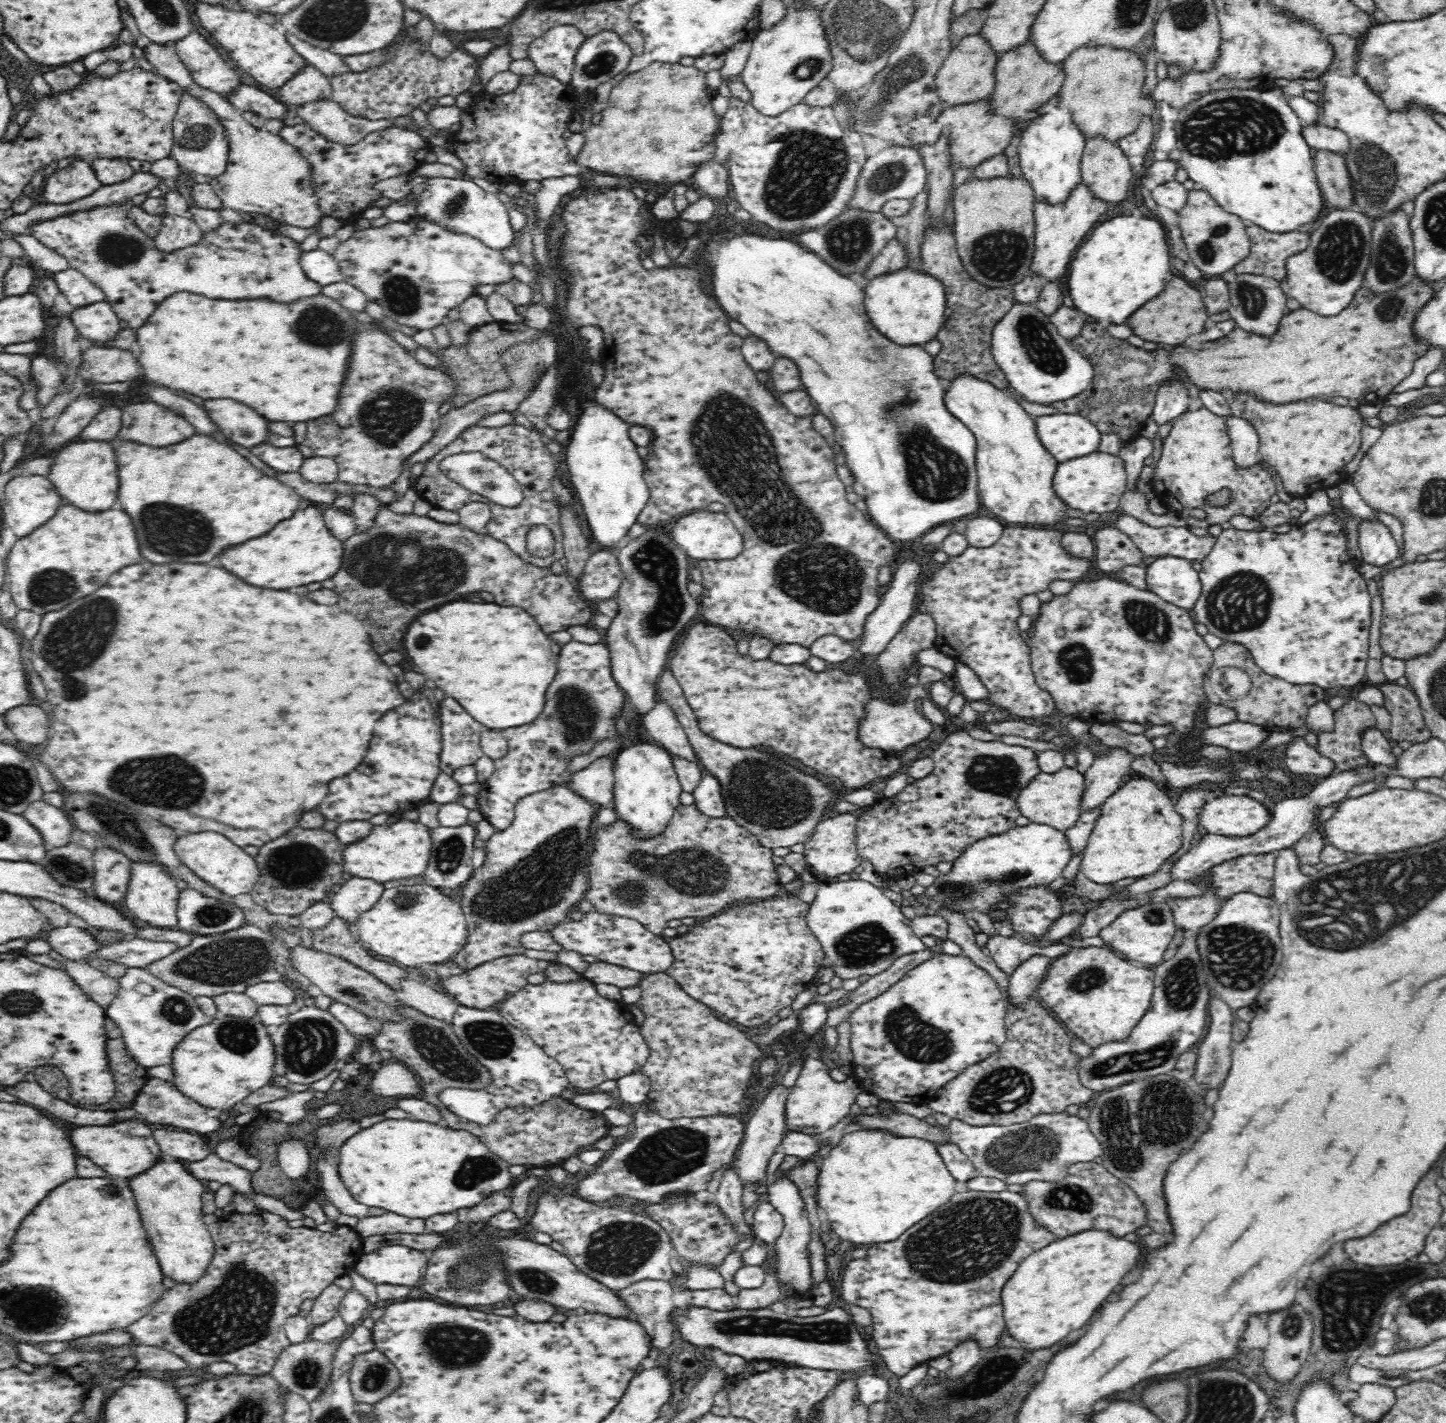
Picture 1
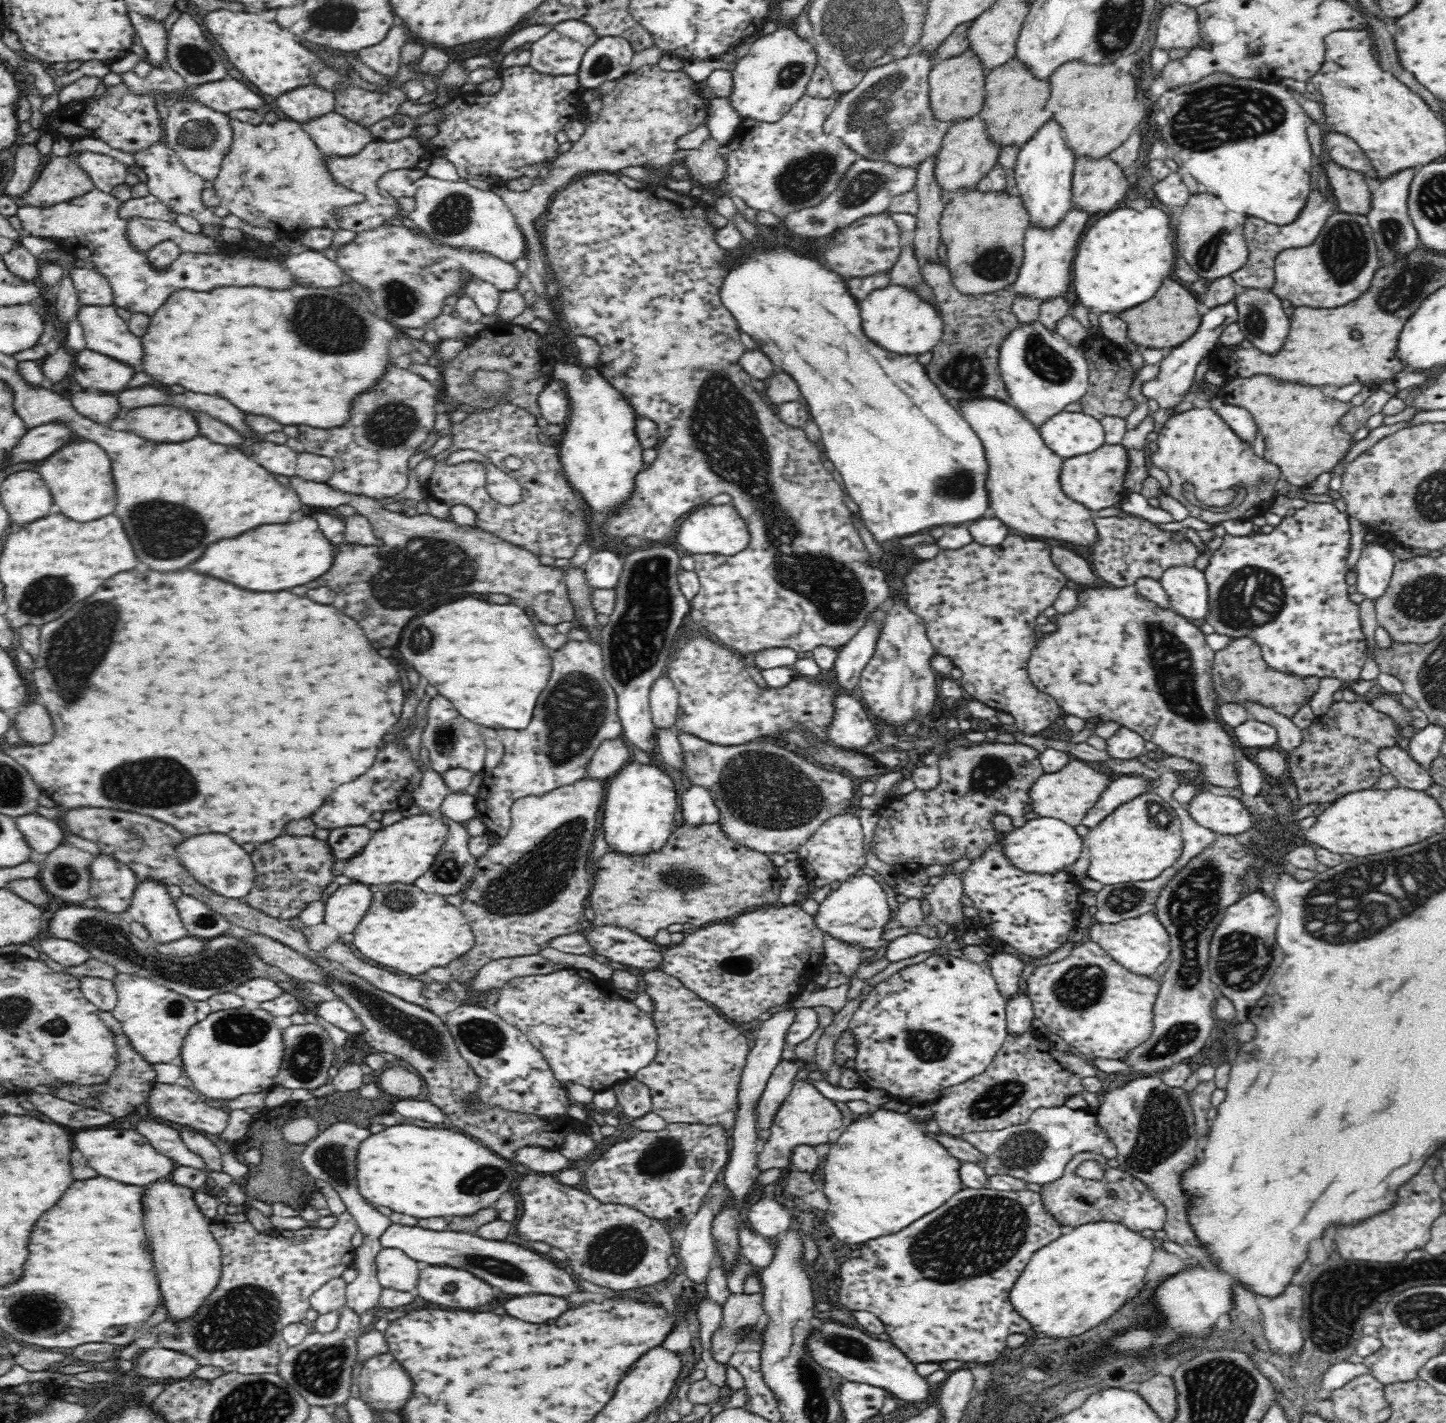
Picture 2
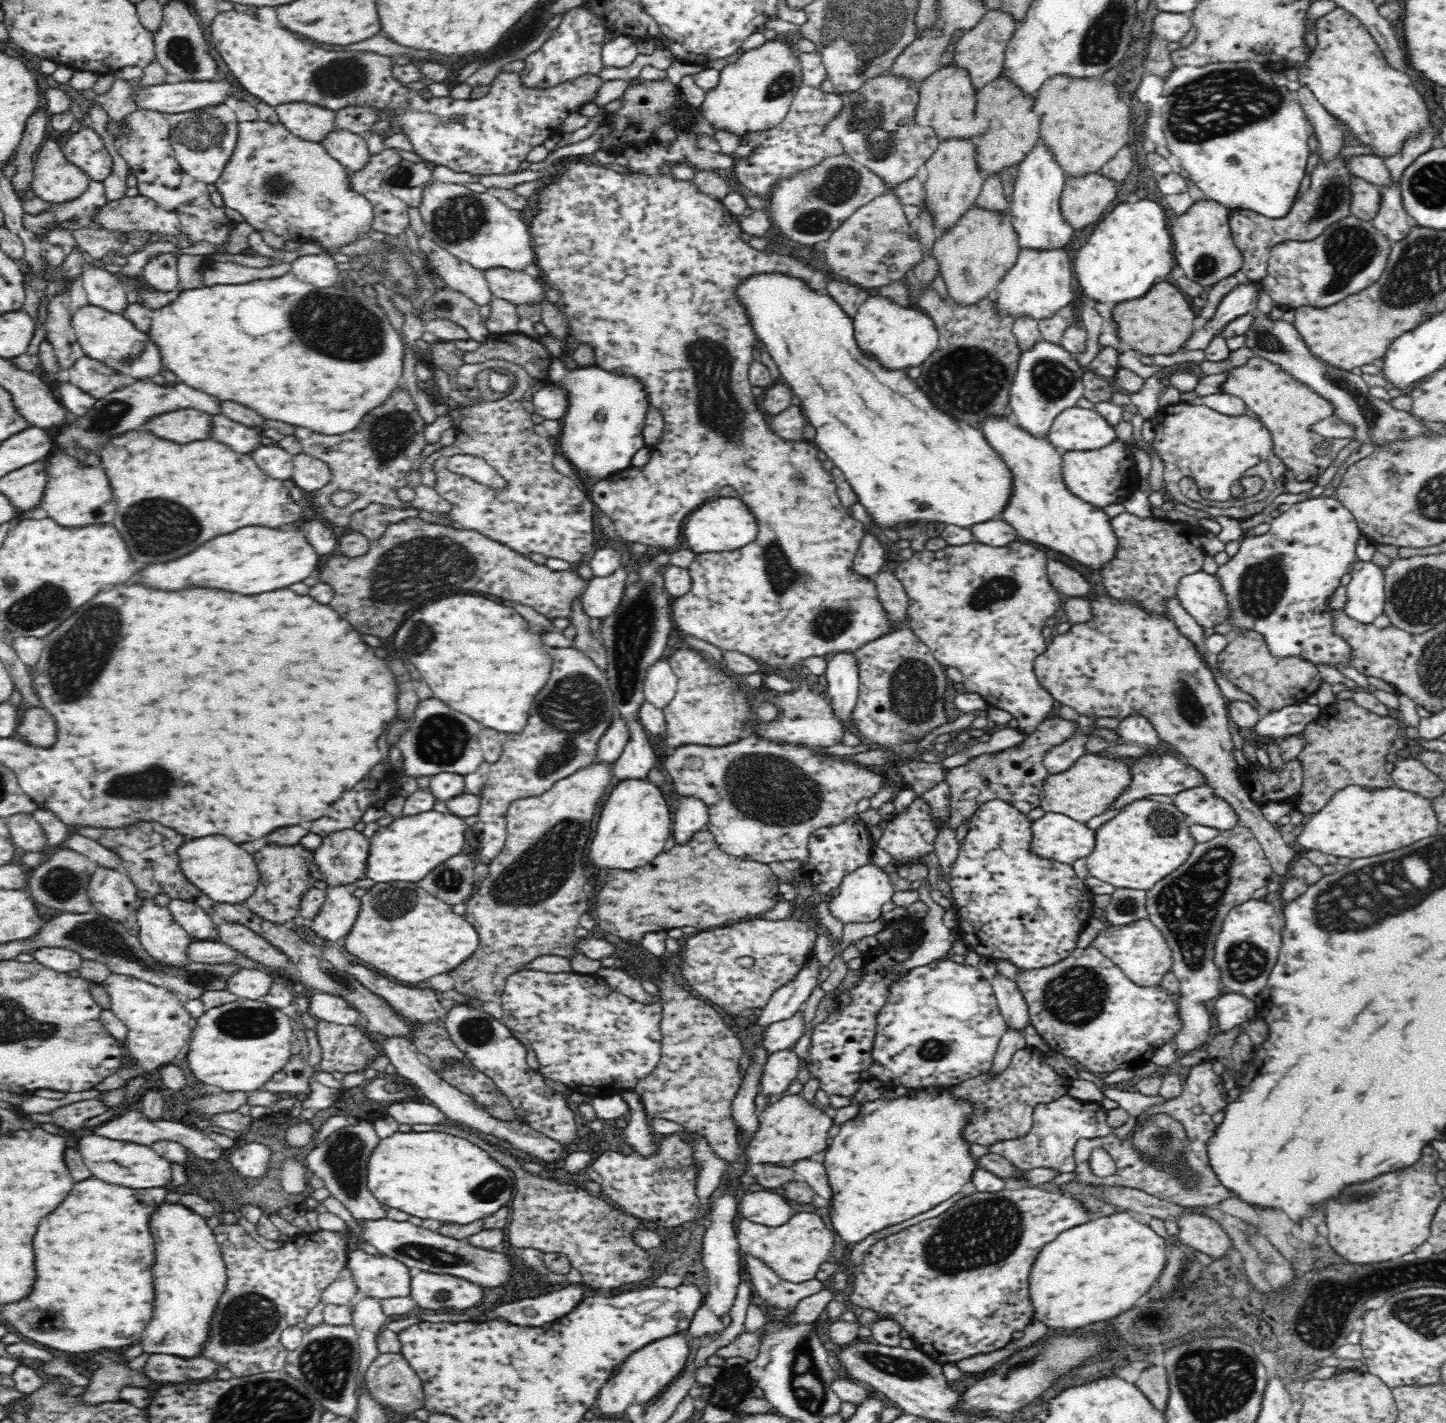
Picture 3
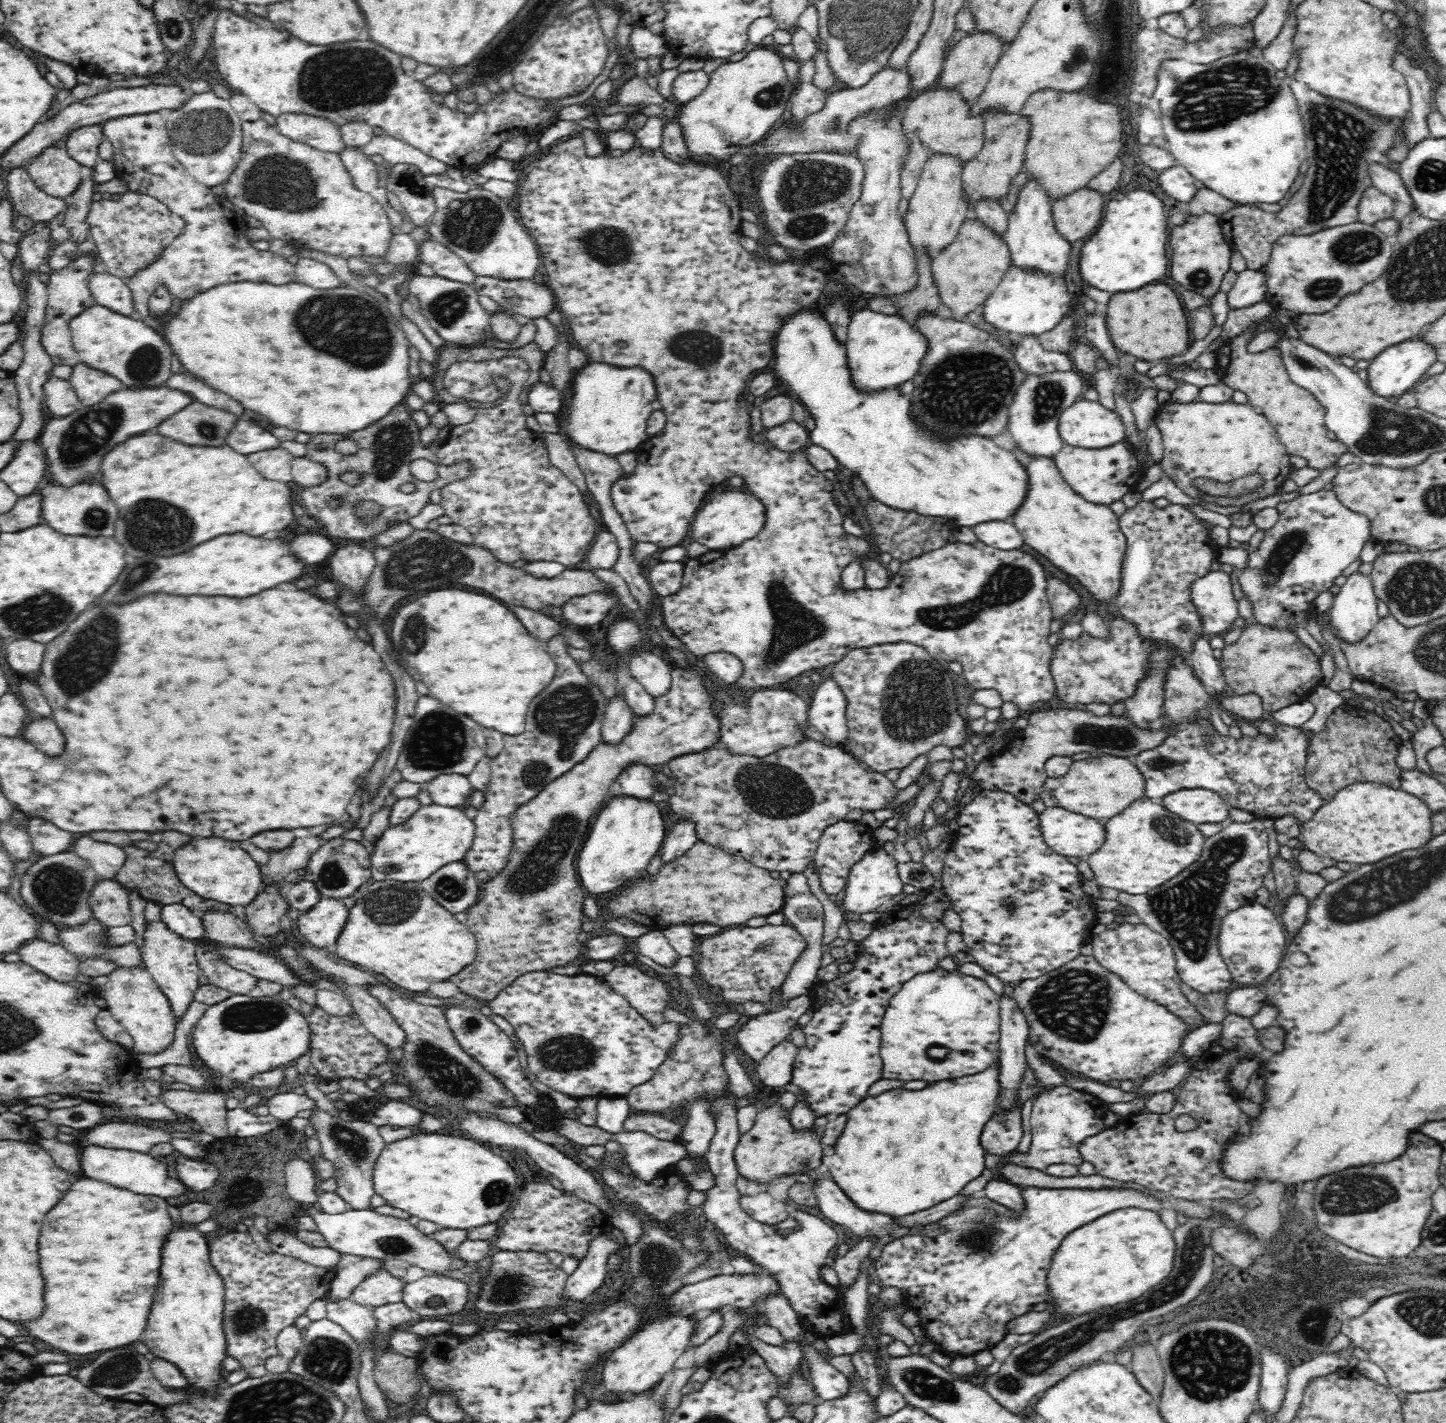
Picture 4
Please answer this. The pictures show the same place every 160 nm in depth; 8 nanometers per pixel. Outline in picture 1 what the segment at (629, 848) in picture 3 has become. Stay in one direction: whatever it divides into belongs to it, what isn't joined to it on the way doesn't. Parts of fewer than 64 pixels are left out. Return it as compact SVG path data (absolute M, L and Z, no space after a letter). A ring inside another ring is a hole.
M640 742L625 746L615 753L612 808L617 822L624 823L629 836L636 841L649 841L664 834L679 807L681 787L669 751L663 747Z

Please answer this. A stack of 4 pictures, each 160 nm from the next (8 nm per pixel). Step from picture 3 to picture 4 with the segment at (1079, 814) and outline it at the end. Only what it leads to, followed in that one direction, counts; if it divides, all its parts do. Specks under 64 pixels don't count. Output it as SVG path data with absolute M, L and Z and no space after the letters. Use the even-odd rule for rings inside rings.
M1112 755L1073 761L1068 774L1060 778L1046 777L1040 789L1046 807L1059 806L1088 817L1105 821L1124 812L1133 802L1146 797L1146 779L1135 763Z

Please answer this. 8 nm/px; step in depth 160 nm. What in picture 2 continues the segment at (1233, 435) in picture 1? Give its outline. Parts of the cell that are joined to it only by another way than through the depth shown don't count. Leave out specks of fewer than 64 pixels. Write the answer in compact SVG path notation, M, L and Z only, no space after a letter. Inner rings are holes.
M1220 394L1210 397L1207 400L1207 406L1220 414L1232 426L1232 430L1236 430L1240 434L1240 437L1246 439L1246 441L1252 441L1252 444L1254 444L1258 433L1257 424L1248 409L1228 404L1228 401L1224 401Z

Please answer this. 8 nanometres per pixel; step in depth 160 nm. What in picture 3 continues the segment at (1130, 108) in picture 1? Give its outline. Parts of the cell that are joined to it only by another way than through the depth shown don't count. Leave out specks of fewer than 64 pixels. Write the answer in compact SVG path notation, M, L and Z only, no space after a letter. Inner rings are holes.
M1060 76L1044 83L1033 98L1033 111L1038 114L1040 121L1037 144L1049 152L1053 162L1060 167L1066 180L1098 172L1109 160L1114 158L1118 151L1128 146L1132 131L1130 108L1126 106L1126 102L1118 98L1119 94L1116 90L1115 84L1106 82L1101 77L1088 80Z

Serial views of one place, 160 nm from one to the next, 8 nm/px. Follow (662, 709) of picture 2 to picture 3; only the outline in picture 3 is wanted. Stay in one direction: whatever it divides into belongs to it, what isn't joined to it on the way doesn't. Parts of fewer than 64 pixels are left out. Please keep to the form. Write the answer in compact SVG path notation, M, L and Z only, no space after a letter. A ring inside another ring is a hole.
M655 660L646 667L643 693L645 699L662 708L677 690L677 676L668 661Z

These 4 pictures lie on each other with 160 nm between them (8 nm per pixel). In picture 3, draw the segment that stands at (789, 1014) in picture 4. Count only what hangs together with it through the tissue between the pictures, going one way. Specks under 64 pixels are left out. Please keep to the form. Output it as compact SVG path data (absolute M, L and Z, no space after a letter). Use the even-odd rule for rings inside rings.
M798 1009L790 1018L768 1024L760 1031L760 1036L755 1037L755 1040L760 1042L760 1047L770 1055L777 1050L792 1048L804 1033L804 1016L802 1016L802 1009ZM758 1038L760 1038L759 1041Z

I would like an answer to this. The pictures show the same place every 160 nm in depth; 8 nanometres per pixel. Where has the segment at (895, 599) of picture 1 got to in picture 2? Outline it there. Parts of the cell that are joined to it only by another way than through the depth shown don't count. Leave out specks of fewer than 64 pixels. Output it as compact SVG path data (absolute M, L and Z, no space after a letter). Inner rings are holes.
M881 611L872 616L872 621L850 639L843 647L839 647L831 668L836 674L836 682L840 692L848 695L856 690L861 680L862 670L872 658L873 650L880 629Z

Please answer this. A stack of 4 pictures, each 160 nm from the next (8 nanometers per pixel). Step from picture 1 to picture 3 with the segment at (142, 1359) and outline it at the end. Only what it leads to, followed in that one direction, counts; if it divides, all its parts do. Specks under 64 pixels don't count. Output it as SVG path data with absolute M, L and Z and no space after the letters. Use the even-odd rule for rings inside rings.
M152 1354L142 1370L152 1380L161 1384L184 1383L186 1380L208 1378L222 1370L222 1363L210 1358L200 1357L191 1361L168 1354Z

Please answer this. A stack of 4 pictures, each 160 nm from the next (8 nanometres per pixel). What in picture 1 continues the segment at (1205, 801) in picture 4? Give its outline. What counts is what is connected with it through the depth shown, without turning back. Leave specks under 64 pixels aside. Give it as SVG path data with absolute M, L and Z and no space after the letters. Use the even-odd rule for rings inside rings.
M1218 795L1199 808L1199 828L1225 837L1250 836L1270 822L1271 815L1259 799L1246 795Z

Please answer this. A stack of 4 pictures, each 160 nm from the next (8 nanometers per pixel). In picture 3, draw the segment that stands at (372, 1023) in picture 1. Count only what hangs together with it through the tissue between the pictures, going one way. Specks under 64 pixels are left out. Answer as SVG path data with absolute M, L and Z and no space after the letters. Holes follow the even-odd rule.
M327 992L311 996L308 1012L316 1019L328 1020L344 1026L358 1023L361 1019L361 1014L342 997Z

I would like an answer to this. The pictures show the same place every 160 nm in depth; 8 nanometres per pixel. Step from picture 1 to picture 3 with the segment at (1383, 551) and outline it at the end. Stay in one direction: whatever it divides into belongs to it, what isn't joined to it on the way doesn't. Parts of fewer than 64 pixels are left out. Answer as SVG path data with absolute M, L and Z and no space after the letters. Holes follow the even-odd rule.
M1356 561L1346 590L1346 617L1358 623L1374 623L1385 610L1384 575L1380 567Z

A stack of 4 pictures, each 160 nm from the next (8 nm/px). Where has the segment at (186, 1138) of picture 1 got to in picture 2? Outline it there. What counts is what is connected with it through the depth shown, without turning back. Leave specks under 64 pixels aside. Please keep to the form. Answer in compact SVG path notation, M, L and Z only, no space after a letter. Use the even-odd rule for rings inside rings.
M153 1119L138 1120L133 1124L133 1129L142 1136L146 1136L146 1140L164 1156L168 1156L178 1166L188 1166L204 1170L206 1164L201 1156L194 1154L179 1137L178 1131L166 1124L161 1124Z

